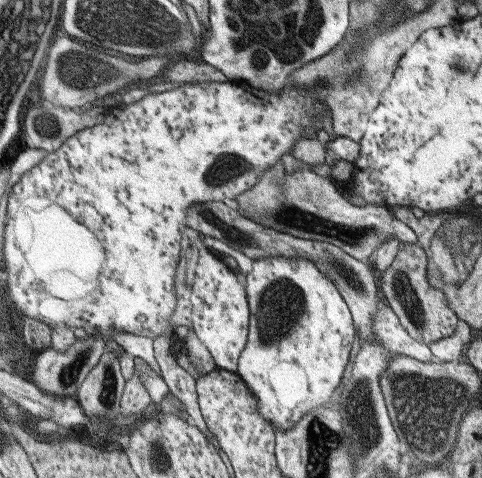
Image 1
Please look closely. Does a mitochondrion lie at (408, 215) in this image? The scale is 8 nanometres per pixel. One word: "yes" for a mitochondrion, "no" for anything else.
no

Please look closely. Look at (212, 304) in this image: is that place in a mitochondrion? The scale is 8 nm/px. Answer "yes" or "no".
no

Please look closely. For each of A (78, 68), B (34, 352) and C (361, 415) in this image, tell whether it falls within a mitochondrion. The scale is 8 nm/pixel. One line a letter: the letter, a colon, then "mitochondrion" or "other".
A: mitochondrion
B: other
C: mitochondrion

